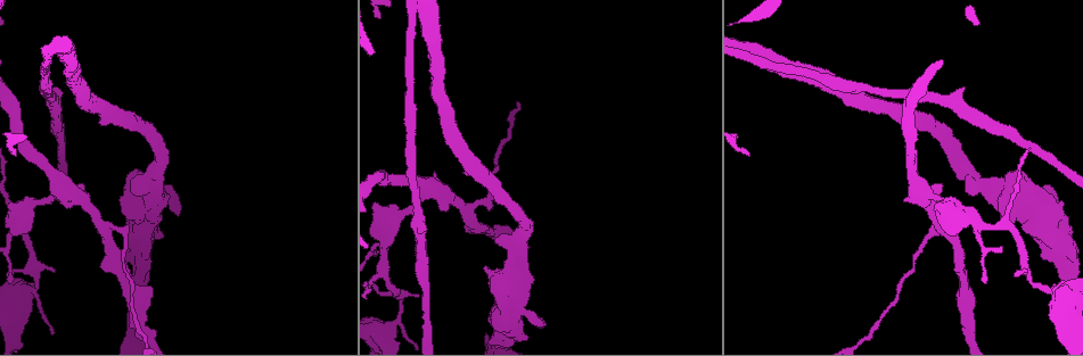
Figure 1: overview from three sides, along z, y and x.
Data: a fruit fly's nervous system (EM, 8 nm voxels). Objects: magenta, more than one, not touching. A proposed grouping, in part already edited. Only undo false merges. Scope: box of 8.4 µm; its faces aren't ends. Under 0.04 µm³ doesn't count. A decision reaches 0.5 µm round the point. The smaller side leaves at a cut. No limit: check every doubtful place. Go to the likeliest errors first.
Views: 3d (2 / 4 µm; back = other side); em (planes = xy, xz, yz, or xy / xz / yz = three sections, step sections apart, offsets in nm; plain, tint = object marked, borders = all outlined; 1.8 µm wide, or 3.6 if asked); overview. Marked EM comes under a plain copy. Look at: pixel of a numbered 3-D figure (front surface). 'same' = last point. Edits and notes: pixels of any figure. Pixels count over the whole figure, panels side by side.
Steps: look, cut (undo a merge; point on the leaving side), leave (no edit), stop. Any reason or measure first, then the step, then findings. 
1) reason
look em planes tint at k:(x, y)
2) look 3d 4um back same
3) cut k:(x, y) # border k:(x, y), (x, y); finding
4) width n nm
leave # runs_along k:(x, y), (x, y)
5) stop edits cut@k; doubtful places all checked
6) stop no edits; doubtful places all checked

sharp bend
look 3d 4um at 1:(22, 292)

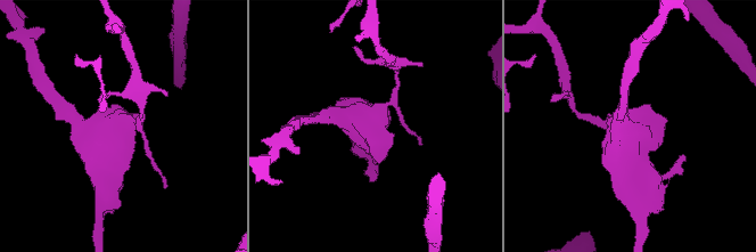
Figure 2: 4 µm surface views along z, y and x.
now the EM
look em planes tint at 2:(122, 122)

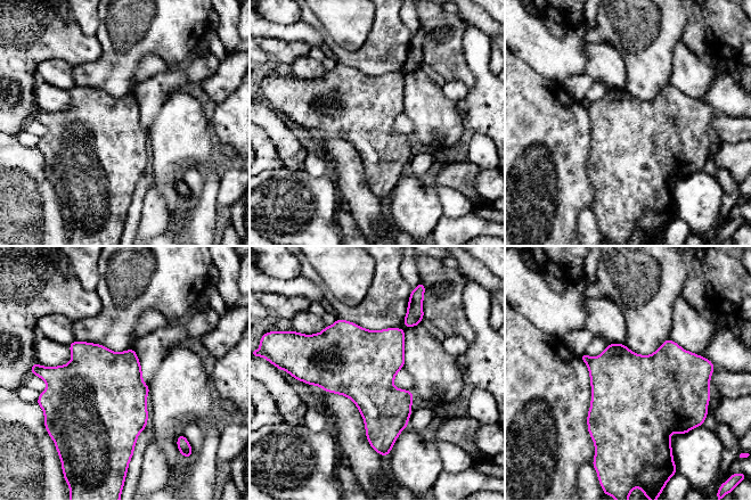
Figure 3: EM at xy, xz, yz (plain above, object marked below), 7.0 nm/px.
cut 3:(620, 378) # border 3:(590, 359), (587, 364); two neurons meet here

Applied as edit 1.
redraw
look overview

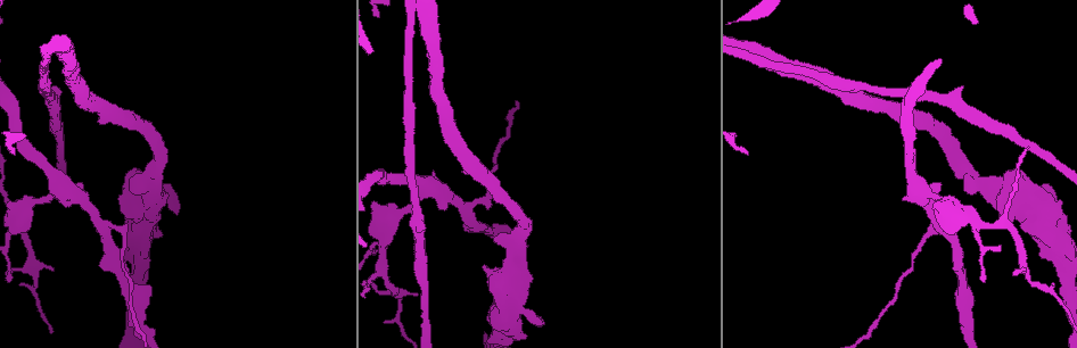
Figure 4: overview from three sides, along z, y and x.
thick turns thin
look 3d 4um at 4:(977, 223)

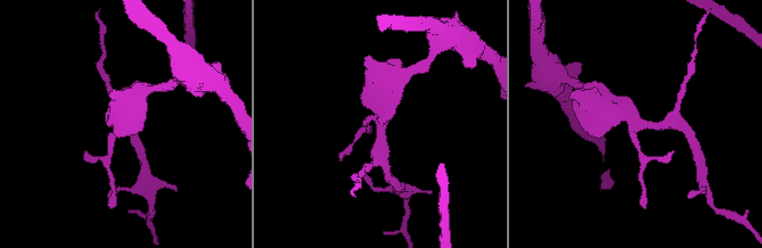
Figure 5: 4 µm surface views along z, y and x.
arms 3; shape alone is not enough
look em xz step 16 tint at 5:(380, 121)

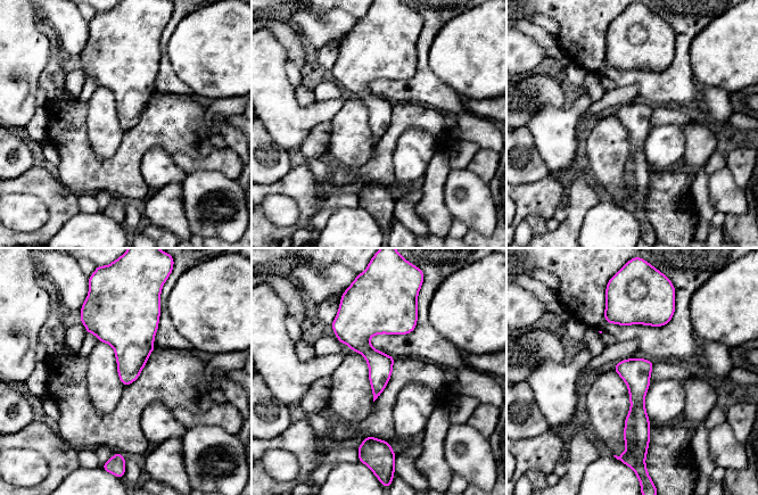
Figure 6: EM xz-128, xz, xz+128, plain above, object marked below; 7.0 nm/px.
cut it another way
look em planes tint same

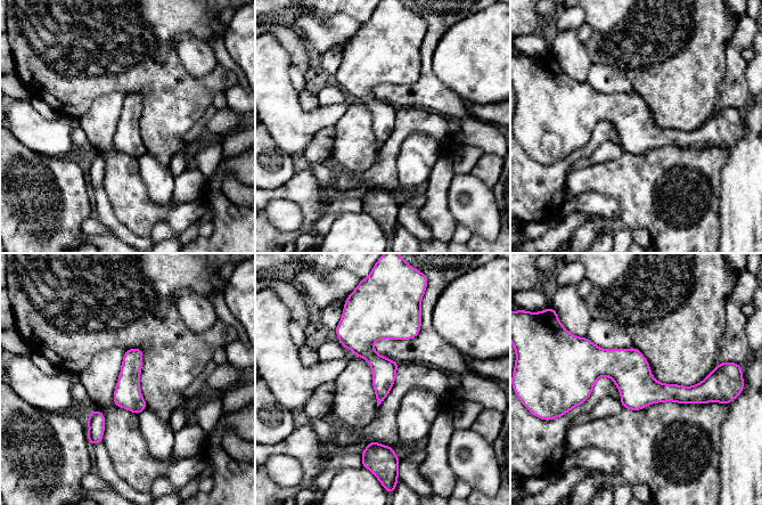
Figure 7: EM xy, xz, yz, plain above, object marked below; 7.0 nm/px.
leave # runs_along 7:(570, 375), (623, 368), (649, 391), (706, 387); continuous, no second neuron

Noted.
two arms at a narrow angle
look 3d 2um back at 4:(426, 14)

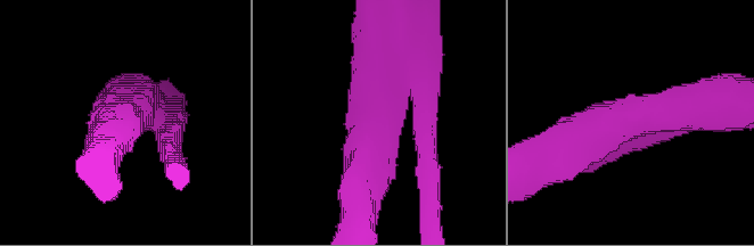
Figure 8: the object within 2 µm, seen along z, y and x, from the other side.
arms 3; arm_widths 180, 220, 320 nm
look em planes tint at 8:(382, 119)

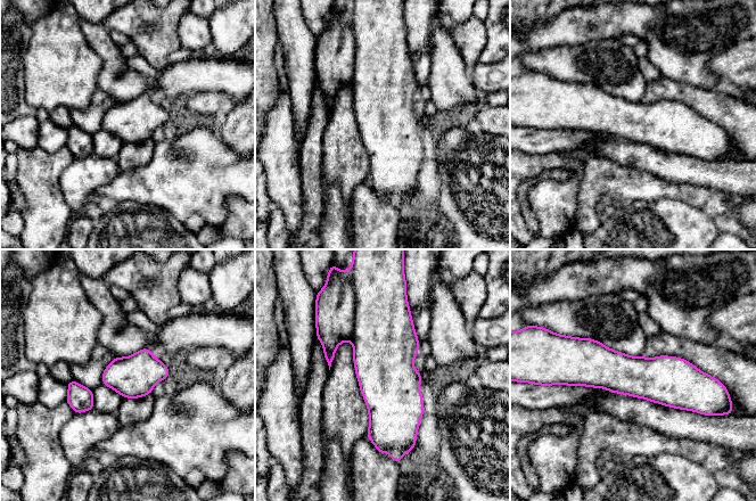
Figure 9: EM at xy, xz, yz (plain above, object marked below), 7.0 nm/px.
leave # runs_along 9:(569, 371), (706, 383); continuous, no second neuron

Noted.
stop edits cut@3; doubtful places all checked

